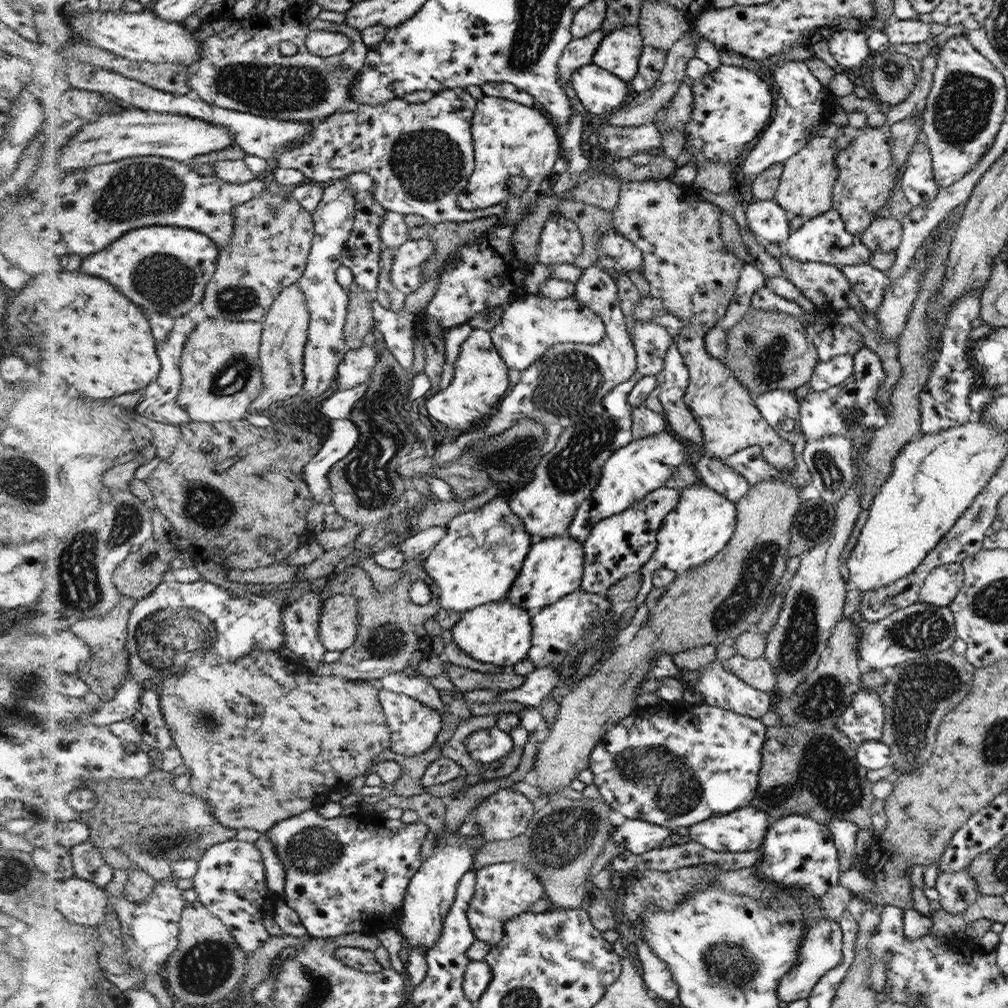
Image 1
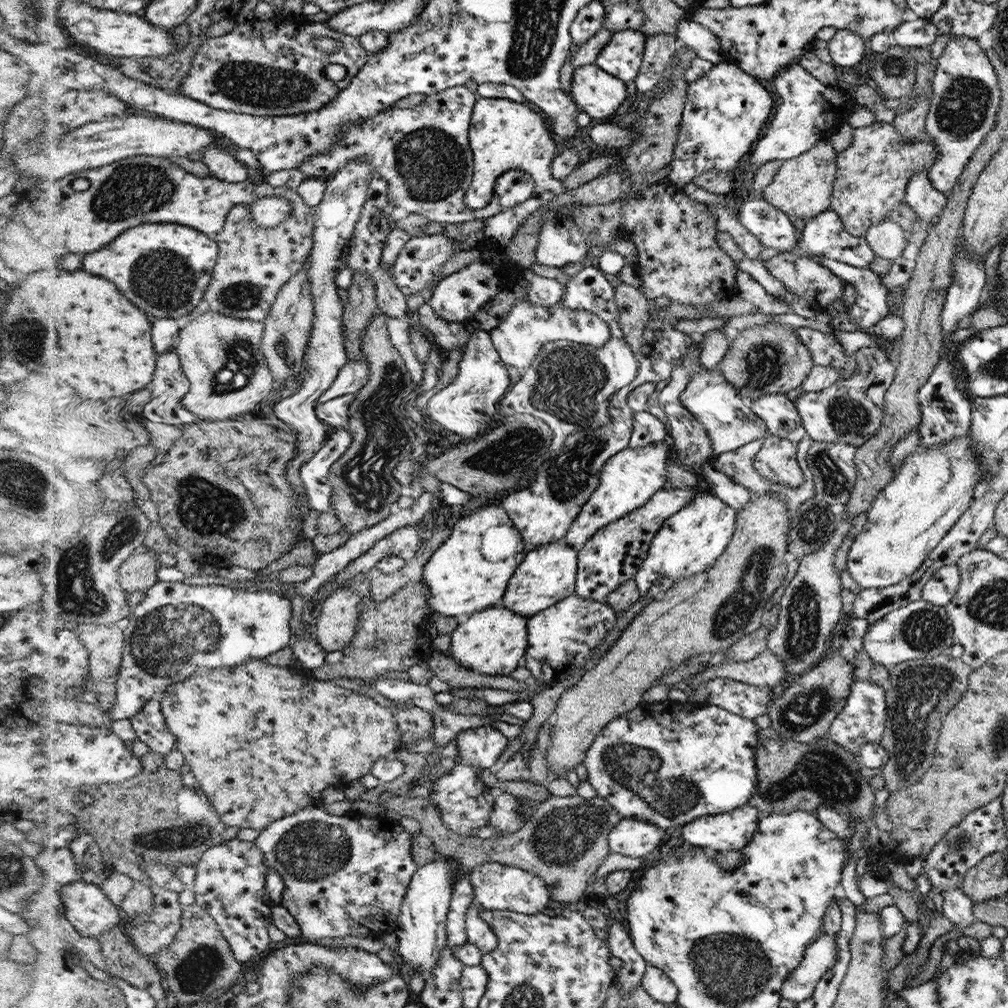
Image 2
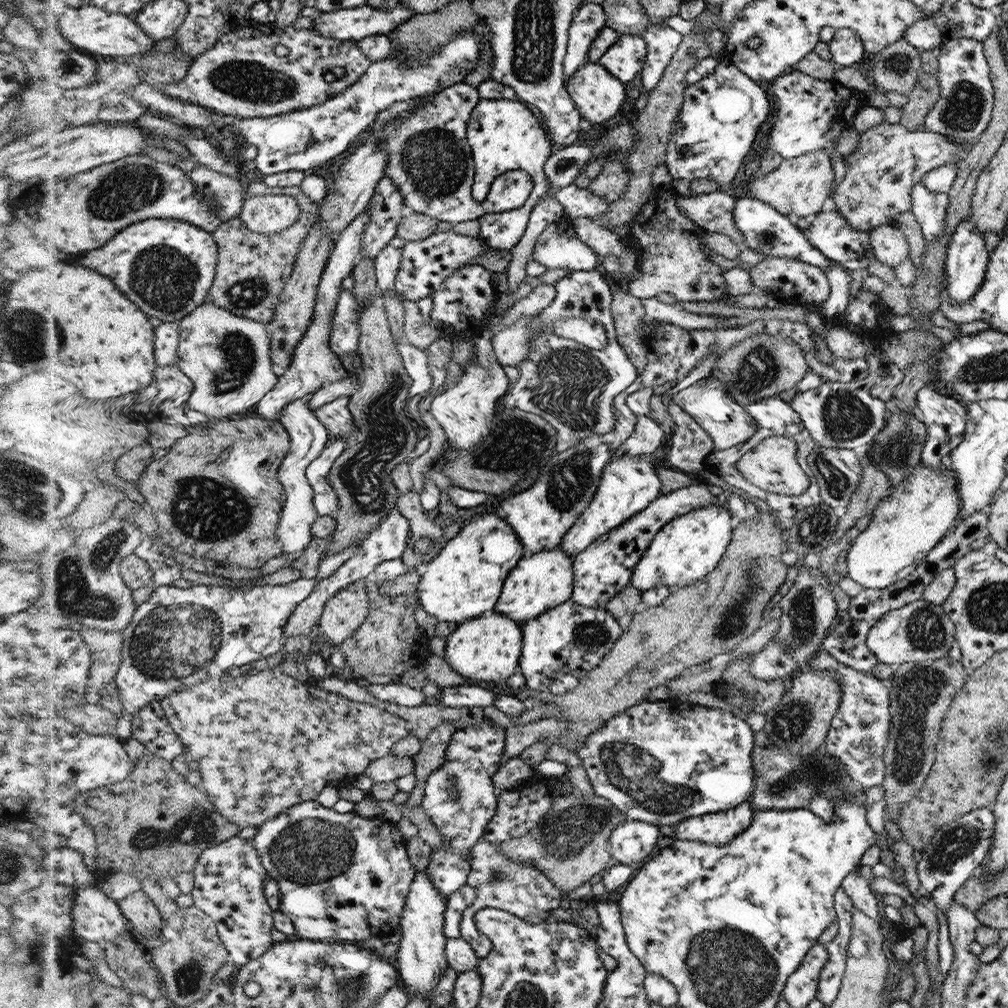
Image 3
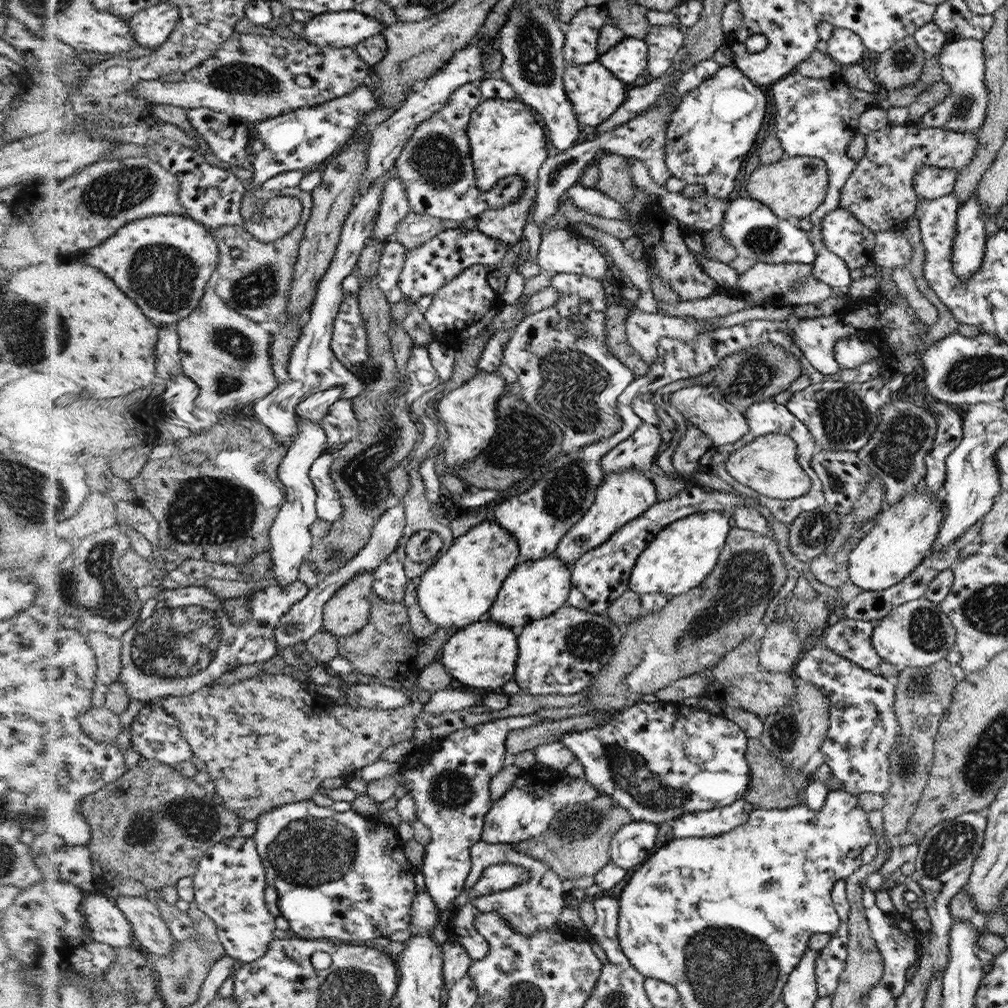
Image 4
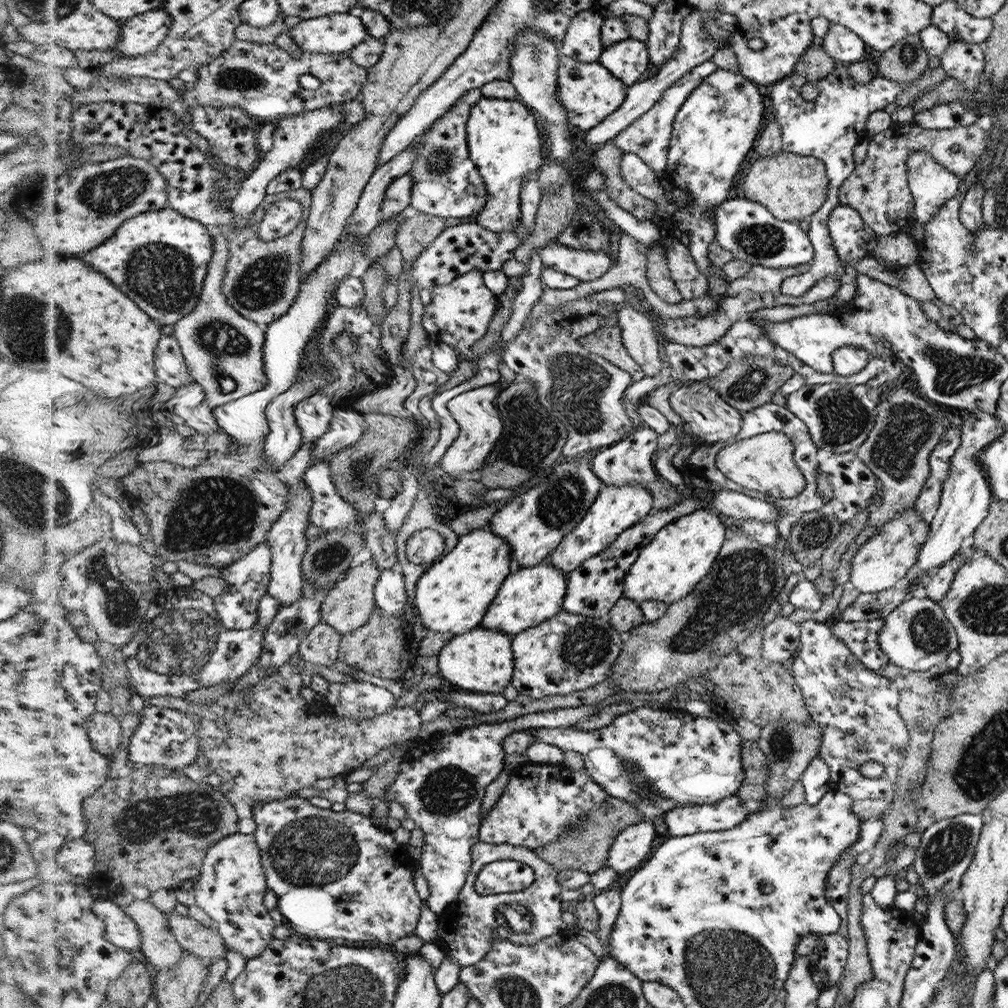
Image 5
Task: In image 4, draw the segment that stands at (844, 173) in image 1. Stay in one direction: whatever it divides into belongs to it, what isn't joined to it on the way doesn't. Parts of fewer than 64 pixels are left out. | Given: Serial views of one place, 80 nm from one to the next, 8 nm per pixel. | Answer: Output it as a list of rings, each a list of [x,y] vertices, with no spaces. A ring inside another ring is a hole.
[[[918,124],[886,125],[866,135],[864,157],[841,189],[840,208],[849,210],[875,233],[903,229],[905,220],[917,209],[918,196],[912,179],[918,170],[924,166],[938,166],[962,171],[974,159],[977,146],[977,133],[926,128]]]

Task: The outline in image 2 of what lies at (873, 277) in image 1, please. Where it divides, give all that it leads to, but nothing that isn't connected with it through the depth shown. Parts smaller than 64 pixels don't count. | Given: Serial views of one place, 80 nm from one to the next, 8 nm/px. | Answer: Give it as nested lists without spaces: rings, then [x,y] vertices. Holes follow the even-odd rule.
[[[815,256],[813,259],[832,270],[846,283],[856,287],[857,299],[850,306],[849,311],[850,318],[859,330],[868,331],[868,328],[872,330],[876,322],[880,322],[882,318],[888,315],[887,300],[890,290],[883,285],[879,273],[874,272],[872,268],[856,268],[850,264],[826,257]]]

